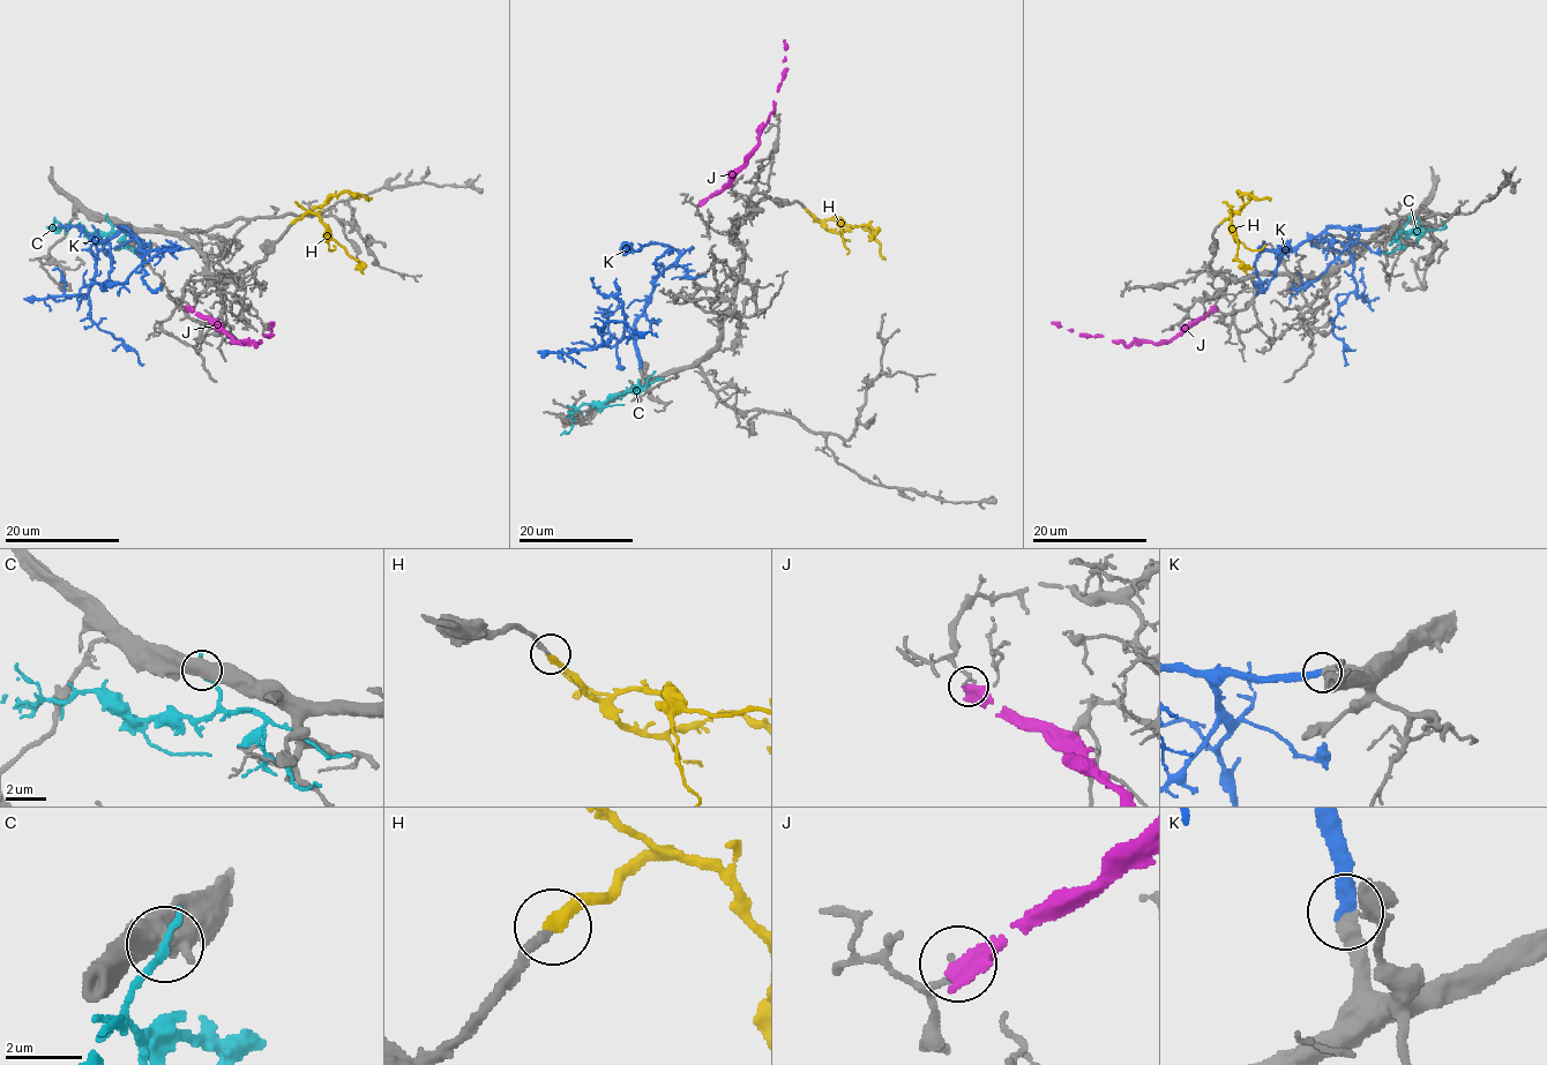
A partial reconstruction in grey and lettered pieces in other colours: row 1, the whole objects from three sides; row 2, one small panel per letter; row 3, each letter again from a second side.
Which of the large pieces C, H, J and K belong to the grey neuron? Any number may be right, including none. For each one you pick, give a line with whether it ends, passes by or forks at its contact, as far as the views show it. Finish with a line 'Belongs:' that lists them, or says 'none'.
H: it ends there
K: it ends there
Belongs: H, K

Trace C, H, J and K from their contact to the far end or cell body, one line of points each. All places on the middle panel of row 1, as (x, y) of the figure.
C: (621, 397), (626, 391), (611, 395), (604, 402), (581, 405), (573, 413), (573, 427), (560, 434)
H: (807, 209), (835, 232), (864, 226), (880, 244), (880, 254), (886, 260)
J: (701, 202), (718, 192), (759, 143), (760, 129), (774, 110), (783, 80), (784, 39)
K: (640, 367), (639, 349), (633, 337), (611, 339), (604, 345), (604, 323), (623, 321), (637, 332), (656, 334)

